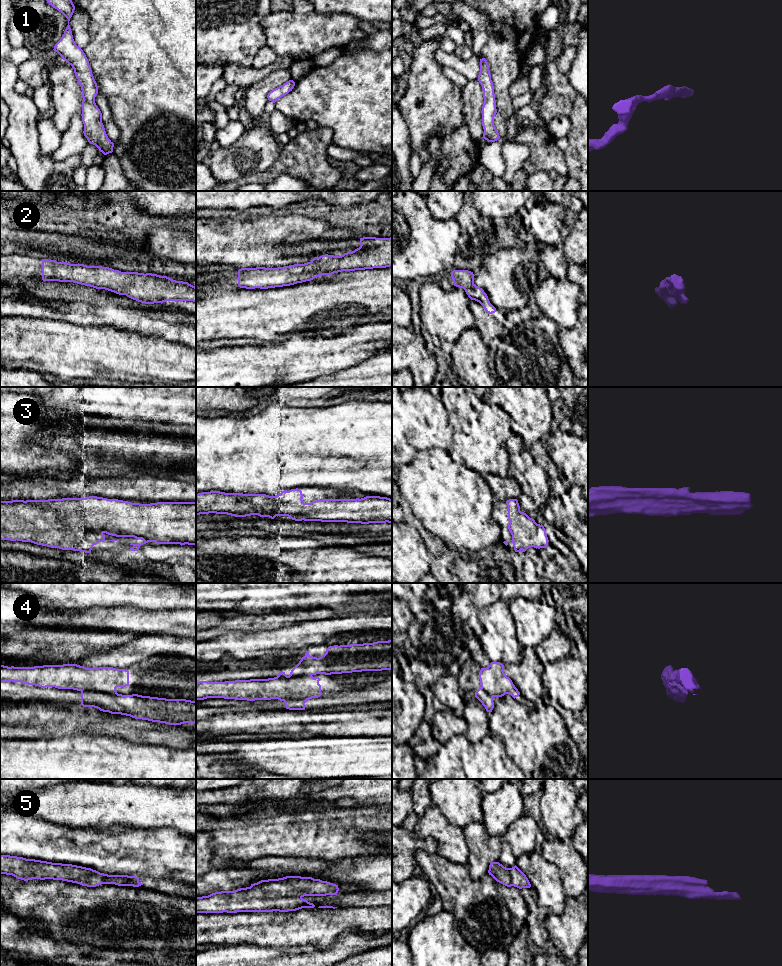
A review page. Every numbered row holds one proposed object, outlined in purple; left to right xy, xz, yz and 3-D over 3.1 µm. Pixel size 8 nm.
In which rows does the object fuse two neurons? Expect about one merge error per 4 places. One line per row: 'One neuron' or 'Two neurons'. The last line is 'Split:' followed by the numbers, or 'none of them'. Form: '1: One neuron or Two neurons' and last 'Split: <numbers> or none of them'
1: One neuron
2: One neuron
3: One neuron
4: One neuron
5: One neuron
Split: none of them

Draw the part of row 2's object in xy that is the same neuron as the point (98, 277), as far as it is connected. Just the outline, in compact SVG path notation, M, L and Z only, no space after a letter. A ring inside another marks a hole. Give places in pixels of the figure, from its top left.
M42 259L42 280L73 282L105 289L145 304L196 302L196 287L152 273L121 272L109 267L70 264Z

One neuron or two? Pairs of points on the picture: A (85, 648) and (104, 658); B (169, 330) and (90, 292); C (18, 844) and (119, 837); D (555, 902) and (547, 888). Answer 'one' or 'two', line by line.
A: two
B: one
C: one
D: one

